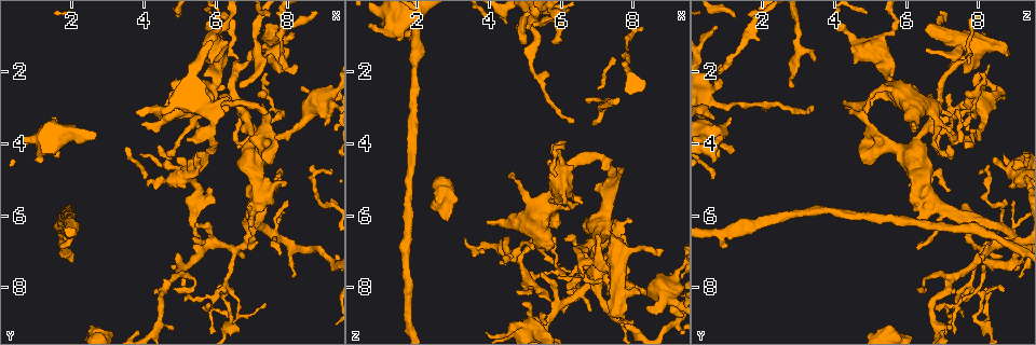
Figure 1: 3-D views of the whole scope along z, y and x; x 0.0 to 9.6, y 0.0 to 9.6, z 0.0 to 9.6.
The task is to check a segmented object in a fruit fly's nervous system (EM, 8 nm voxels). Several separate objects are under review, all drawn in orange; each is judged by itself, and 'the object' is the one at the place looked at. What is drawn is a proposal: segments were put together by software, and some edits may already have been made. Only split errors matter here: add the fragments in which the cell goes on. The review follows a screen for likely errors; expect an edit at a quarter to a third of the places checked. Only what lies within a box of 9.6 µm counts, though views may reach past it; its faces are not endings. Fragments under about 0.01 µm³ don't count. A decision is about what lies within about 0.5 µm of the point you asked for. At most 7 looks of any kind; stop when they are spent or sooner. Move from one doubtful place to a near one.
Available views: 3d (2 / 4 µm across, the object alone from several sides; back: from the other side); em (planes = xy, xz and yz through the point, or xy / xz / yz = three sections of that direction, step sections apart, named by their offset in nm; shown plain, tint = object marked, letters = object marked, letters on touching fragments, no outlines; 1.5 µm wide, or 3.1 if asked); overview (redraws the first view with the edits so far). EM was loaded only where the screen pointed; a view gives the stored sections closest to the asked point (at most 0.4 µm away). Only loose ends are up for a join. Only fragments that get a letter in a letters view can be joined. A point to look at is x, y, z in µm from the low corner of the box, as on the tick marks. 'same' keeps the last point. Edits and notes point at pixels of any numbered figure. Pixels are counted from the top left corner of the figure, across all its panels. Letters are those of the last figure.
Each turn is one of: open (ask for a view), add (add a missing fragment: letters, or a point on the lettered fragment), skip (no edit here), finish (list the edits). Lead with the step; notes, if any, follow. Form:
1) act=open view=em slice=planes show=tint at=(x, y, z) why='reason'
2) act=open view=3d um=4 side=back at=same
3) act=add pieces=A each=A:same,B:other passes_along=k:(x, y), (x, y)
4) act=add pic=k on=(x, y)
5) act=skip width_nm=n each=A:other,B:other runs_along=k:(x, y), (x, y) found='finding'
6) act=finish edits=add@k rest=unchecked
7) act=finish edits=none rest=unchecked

act=open view=em slice=planes show=letters at=(9.00, 3.45, 7.65) why='free end'

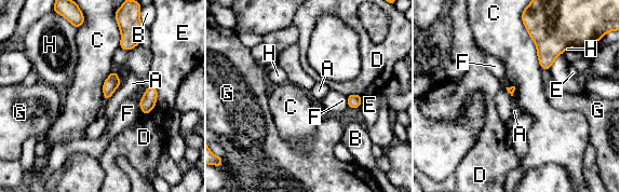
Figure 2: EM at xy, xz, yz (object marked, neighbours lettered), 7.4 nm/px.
act=skip each=A:other,B:other,C:other,D:other,E:other,F:other,G:other,H:other border=2:(521, 15), (541, 68) found='none of them fits'

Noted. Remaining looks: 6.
act=open view=em slice=planes show=letters at=(6.15, 0.80, 0.80) why='thin end'

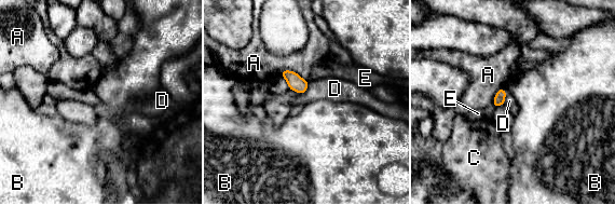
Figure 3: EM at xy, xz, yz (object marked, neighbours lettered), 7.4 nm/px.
act=skip each=A:other,B:other,C:other,D:other,E:other border=3:(309, 82), (308, 89), (301, 94) found='none of them fits'

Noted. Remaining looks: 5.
act=open view=em slice=yz step=8 show=letters at=(1.65, 6.85, 0.95) why='branch stops here'

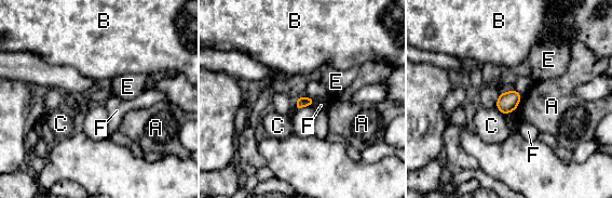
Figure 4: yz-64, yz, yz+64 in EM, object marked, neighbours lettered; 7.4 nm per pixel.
act=skip each=A:other,B:other,C:other,E:other,F:other border=4:(314, 98), (311, 105) found='no lettered fragment goes on from it'

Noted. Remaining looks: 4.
act=finish edits=none rest=unchecked

